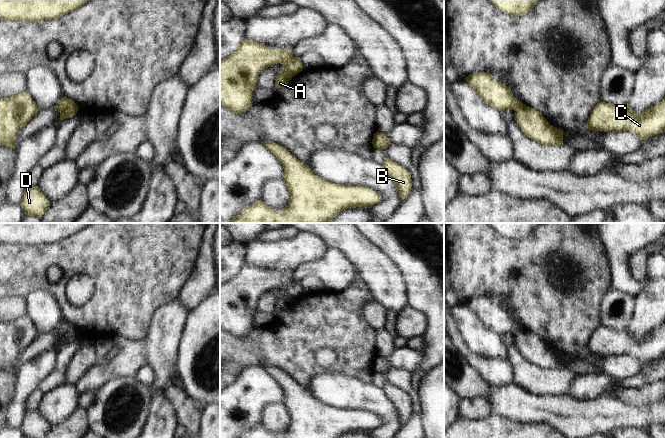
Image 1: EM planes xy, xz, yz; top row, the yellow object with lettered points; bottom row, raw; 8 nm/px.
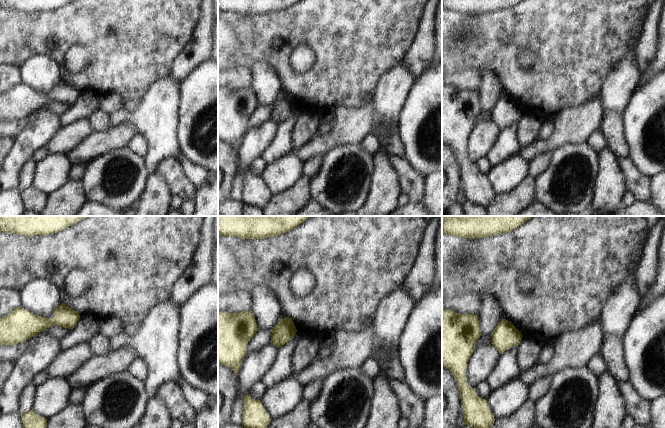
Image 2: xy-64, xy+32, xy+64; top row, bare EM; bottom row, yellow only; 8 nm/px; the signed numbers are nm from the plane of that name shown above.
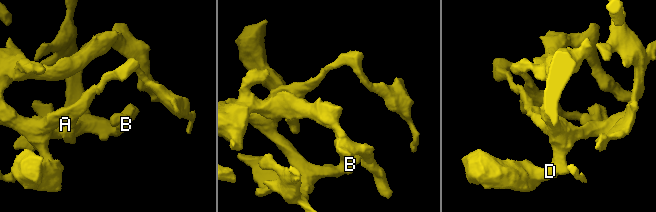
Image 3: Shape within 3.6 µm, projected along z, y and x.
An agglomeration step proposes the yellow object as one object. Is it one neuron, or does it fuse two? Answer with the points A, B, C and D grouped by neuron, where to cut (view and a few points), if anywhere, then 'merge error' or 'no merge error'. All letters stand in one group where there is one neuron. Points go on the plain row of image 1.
A / B C D; cut in xy along (59, 328), (63, 332), (66, 341); merge error

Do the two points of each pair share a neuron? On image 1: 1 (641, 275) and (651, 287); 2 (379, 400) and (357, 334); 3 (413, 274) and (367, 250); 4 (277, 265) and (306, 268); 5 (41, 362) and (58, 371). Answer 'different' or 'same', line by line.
1: different
2: different
3: different
4: different
5: different

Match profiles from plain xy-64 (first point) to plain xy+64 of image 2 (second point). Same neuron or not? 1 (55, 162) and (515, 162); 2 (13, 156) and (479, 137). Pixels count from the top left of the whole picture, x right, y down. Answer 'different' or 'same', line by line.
1: same
2: same

